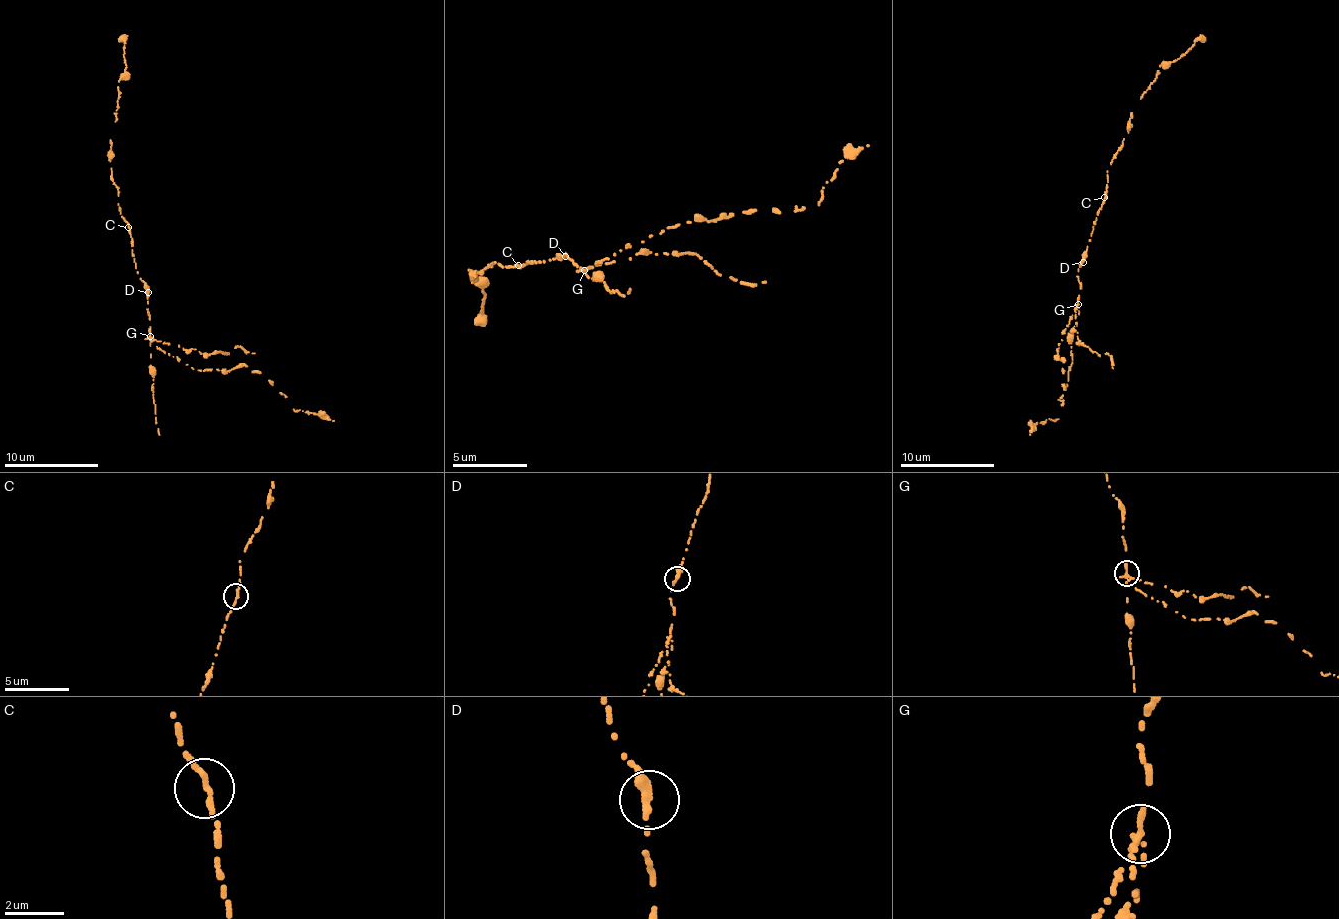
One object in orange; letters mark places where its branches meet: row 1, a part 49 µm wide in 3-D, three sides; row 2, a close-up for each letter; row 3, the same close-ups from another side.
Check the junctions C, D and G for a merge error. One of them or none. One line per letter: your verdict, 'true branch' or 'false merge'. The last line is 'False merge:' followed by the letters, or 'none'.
C: true branch
D: true branch
G: false merge
False merge: G

